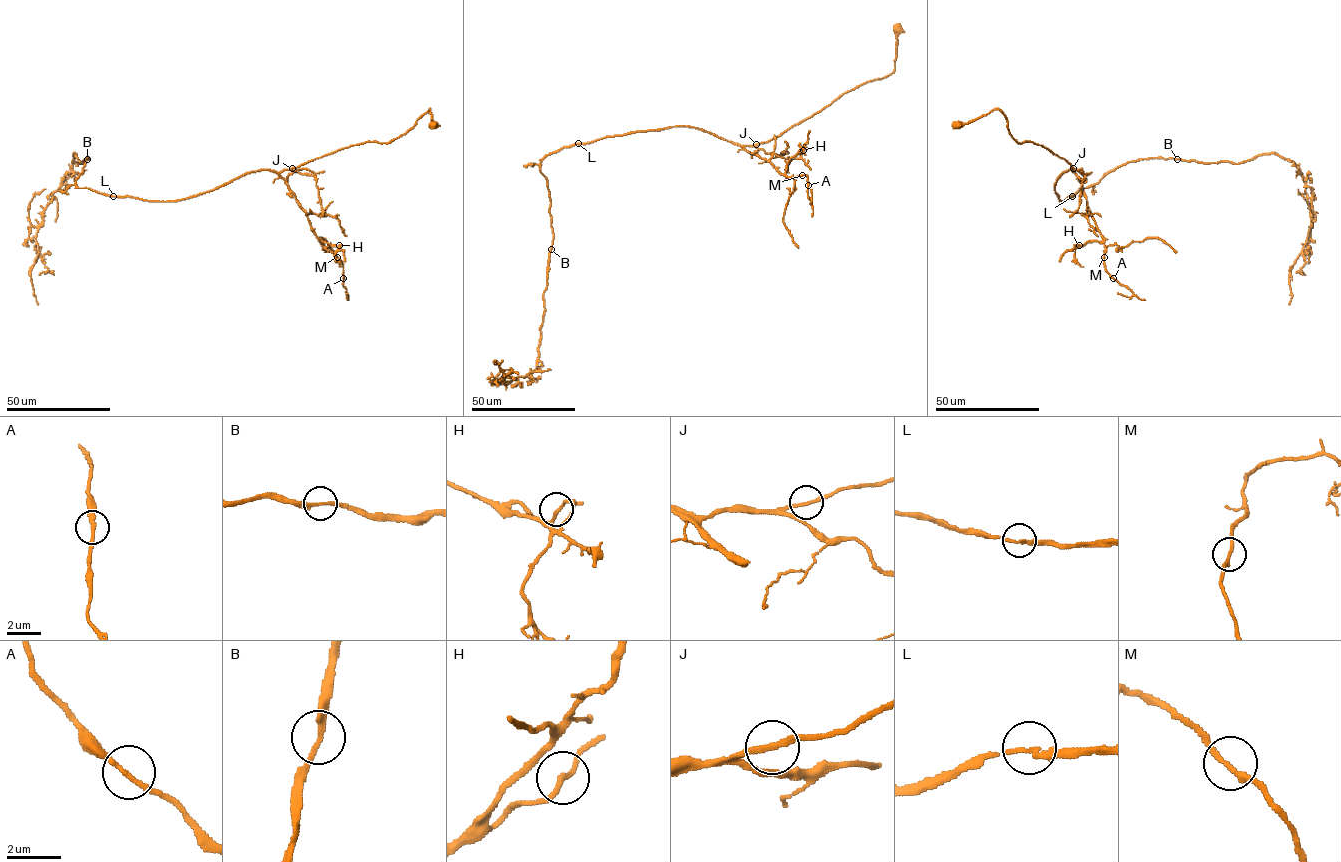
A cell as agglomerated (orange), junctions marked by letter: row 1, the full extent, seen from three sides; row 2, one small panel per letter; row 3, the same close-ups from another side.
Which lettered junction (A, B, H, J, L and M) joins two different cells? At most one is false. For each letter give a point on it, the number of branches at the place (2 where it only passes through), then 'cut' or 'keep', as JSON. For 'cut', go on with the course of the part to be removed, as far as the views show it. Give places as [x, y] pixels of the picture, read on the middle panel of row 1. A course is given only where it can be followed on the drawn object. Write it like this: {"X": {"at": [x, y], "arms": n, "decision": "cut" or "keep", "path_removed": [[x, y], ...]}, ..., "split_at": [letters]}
{"A": {"at": [808, 185], "arms": 2, "decision": "keep"}, "B": {"at": [551, 249], "arms": 2, "decision": "keep"}, "H": {"at": [803, 150], "arms": 2, "decision": "keep"}, "J": {"at": [756, 144], "arms": 2, "decision": "keep"}, "L": {"at": [578, 143], "arms": 2, "decision": "keep"}, "M": {"at": [802, 175], "arms": 2, "decision": "keep"}, "split_at": []}

